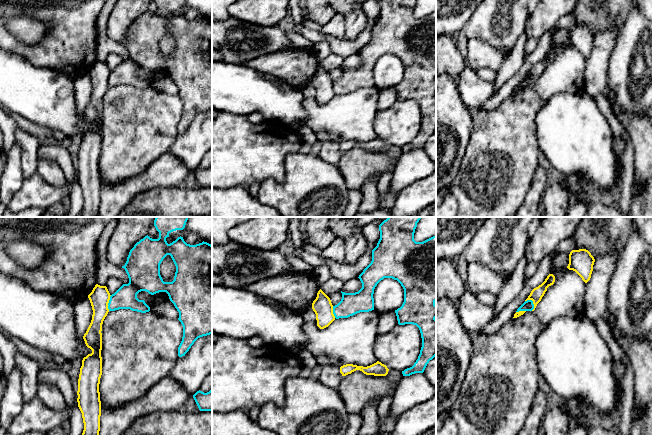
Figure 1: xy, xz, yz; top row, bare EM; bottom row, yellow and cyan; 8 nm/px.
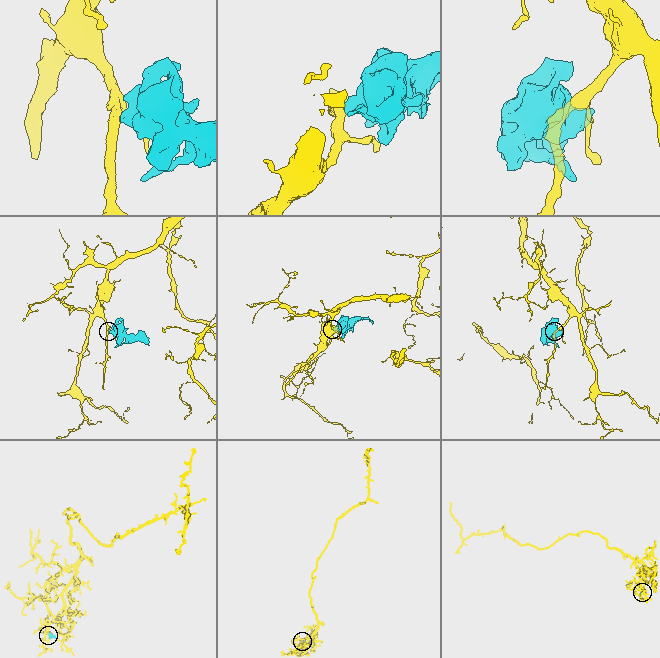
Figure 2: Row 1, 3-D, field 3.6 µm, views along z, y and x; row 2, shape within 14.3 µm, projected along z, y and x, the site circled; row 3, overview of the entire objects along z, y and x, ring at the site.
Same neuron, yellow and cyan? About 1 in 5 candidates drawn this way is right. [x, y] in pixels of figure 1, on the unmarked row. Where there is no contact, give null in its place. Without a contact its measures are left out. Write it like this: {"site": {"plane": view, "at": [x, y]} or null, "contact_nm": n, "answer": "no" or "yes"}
{"site": {"plane": "yz", "at": [533, 78]}, "contact_nm": 110, "answer": "no"}

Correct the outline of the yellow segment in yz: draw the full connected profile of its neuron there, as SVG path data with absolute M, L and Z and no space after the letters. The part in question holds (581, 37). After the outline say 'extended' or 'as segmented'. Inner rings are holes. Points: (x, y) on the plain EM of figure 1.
M586 25L572 26L567 44L575 47L587 59L593 47L595 35Z; as segmented

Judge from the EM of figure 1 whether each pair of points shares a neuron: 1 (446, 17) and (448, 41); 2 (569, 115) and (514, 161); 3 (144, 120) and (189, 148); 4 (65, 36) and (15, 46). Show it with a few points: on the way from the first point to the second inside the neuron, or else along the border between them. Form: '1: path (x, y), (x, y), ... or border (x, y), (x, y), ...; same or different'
1: border (446, 34), (455, 36); different
2: border (534, 119), (535, 137), (540, 150); different
3: border (179, 133), (168, 150); different
4: path (53, 48), (51, 50), (27, 50); same

